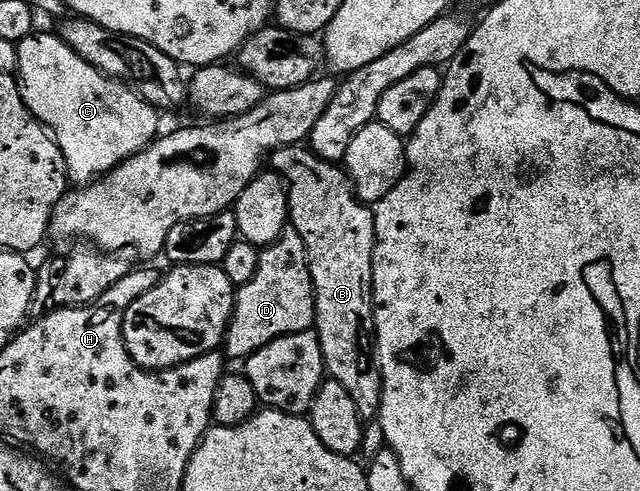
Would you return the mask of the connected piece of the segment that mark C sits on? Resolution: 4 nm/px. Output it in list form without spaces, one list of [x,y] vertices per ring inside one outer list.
[[[33,31],[17,45],[19,94],[25,107],[53,134],[64,155],[68,178],[79,187],[90,185],[160,136],[161,113],[123,81],[114,81],[85,63],[62,37],[39,32]]]

